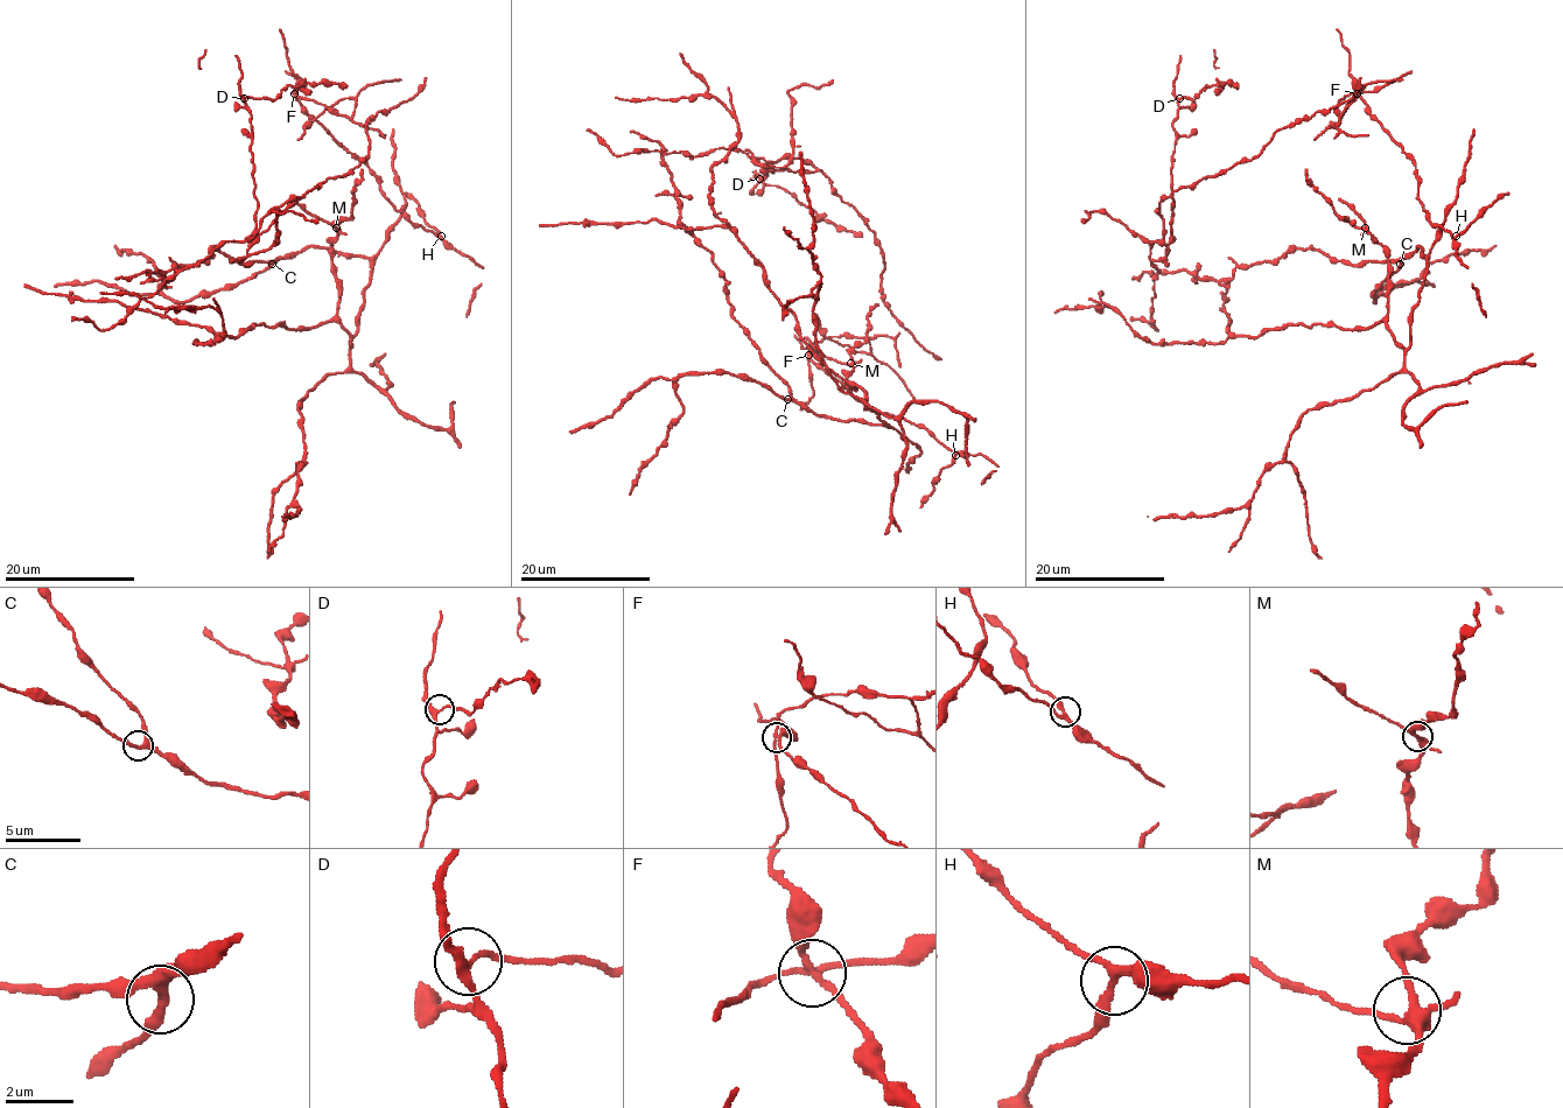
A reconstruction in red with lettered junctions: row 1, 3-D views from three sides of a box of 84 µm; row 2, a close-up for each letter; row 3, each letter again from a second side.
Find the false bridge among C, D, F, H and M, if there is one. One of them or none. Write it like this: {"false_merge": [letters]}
{"false_merge": ["F"]}

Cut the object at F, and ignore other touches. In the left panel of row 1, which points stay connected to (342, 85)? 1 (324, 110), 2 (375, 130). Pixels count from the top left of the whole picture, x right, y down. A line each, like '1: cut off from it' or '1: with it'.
1: cut off from it
2: cut off from it

